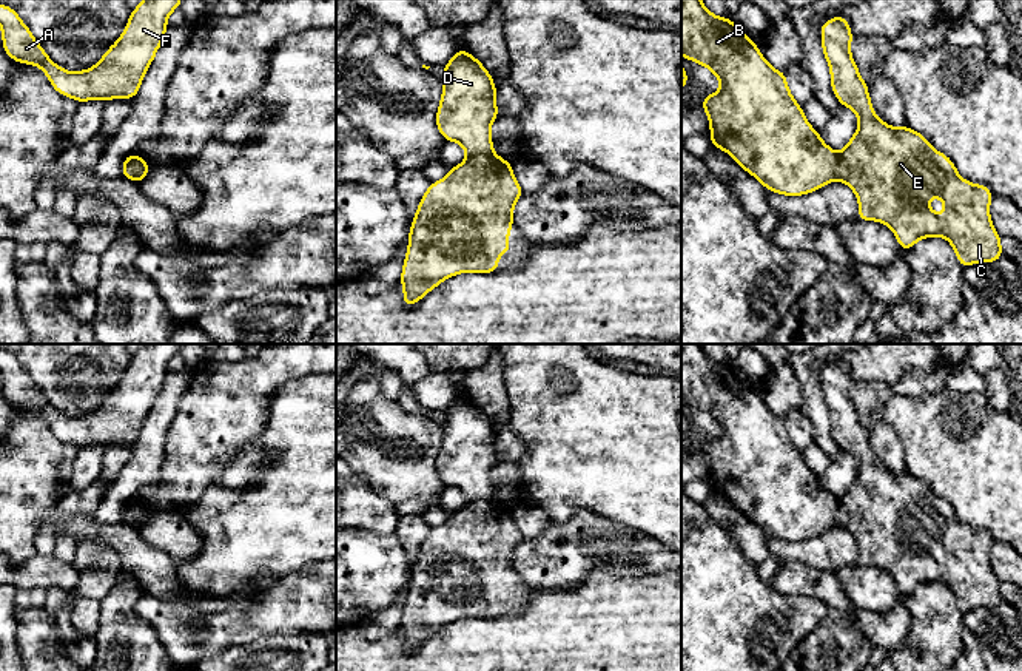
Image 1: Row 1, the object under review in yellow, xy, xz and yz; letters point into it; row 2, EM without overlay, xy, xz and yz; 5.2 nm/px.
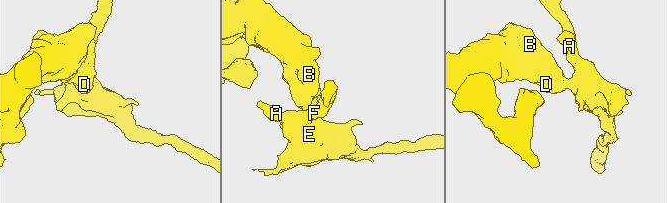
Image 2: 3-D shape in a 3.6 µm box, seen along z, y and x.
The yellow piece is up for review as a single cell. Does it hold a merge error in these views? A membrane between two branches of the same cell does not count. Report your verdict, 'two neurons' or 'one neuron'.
two neurons

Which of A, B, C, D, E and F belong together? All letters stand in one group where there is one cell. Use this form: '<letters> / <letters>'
A C E F / B D

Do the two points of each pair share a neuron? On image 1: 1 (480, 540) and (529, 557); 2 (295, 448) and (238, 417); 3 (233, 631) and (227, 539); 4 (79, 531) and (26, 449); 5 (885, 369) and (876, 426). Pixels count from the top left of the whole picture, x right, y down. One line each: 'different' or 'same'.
1: different
2: different
3: different
4: different
5: different

